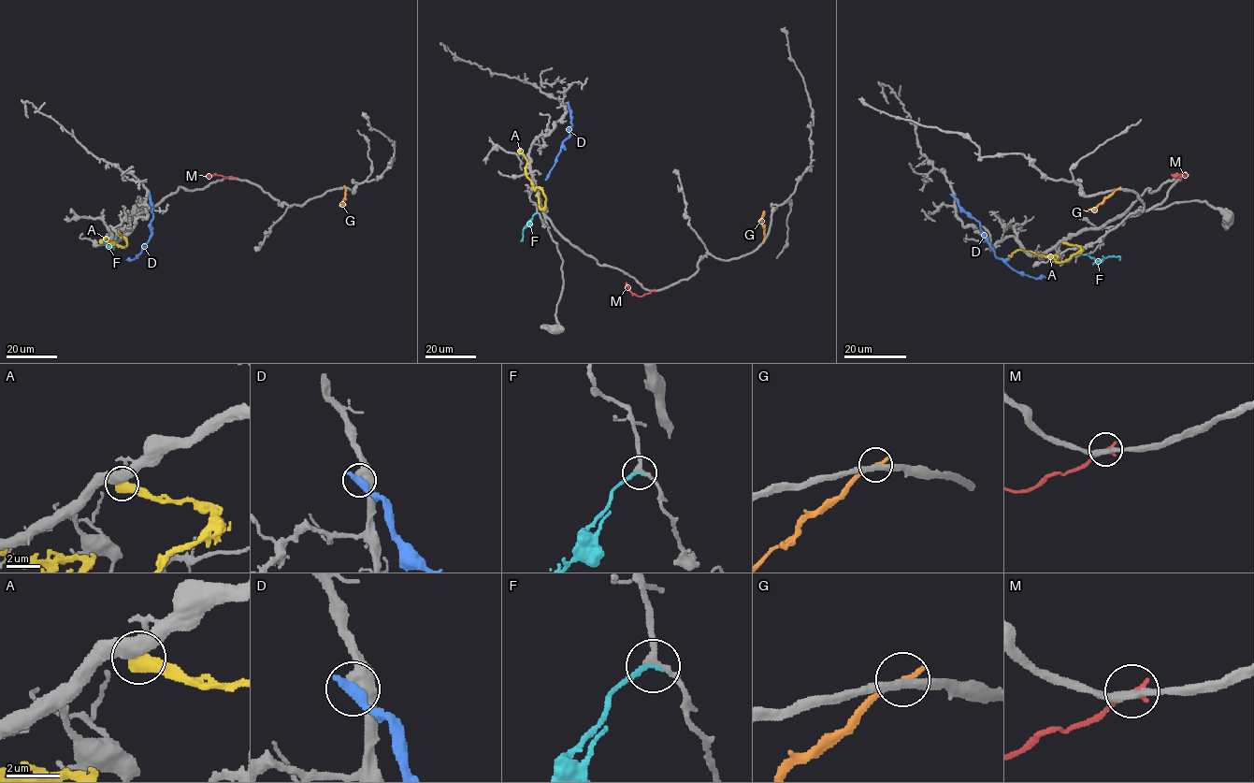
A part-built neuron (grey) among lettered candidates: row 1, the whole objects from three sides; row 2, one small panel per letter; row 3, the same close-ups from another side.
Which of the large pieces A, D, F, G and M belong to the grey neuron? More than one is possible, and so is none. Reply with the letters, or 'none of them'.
F

